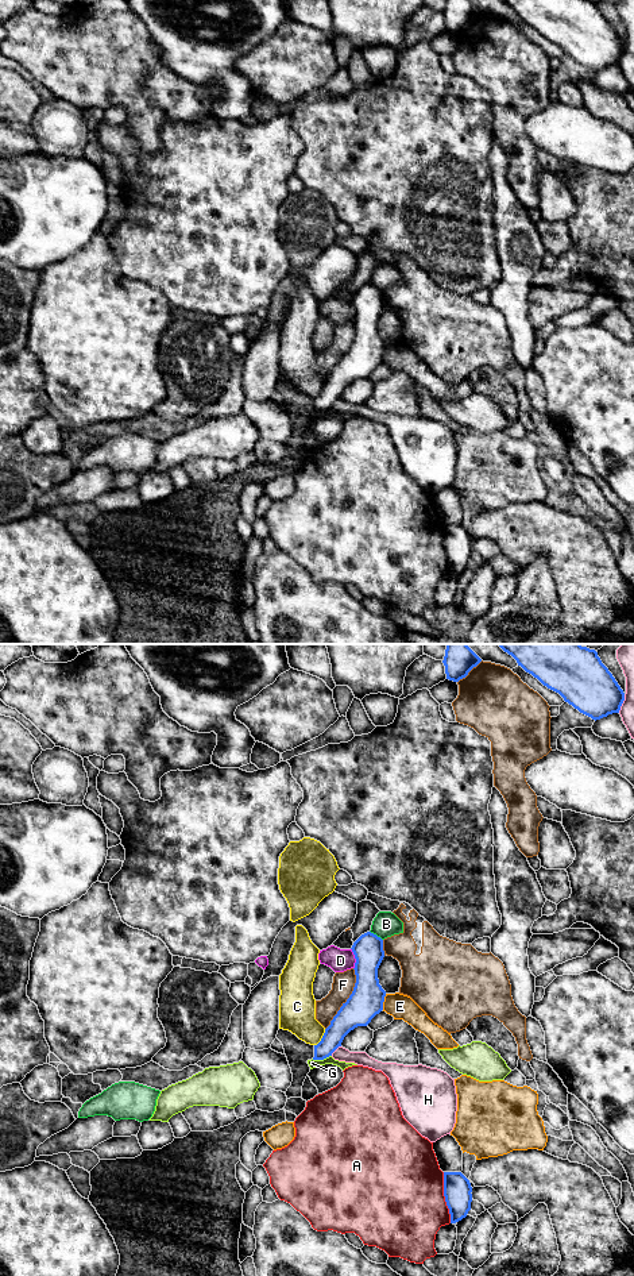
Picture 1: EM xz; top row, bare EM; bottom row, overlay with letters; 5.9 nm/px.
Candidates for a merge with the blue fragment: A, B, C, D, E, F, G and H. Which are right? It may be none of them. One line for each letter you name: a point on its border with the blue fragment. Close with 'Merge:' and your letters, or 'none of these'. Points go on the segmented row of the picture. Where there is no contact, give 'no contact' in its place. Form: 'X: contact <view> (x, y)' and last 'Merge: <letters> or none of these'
Merge: none of these

